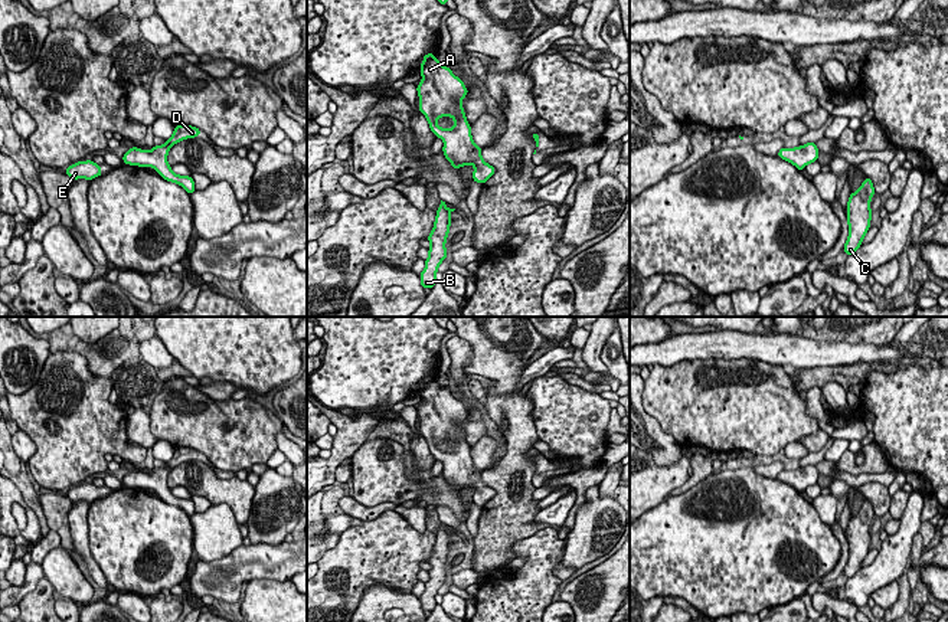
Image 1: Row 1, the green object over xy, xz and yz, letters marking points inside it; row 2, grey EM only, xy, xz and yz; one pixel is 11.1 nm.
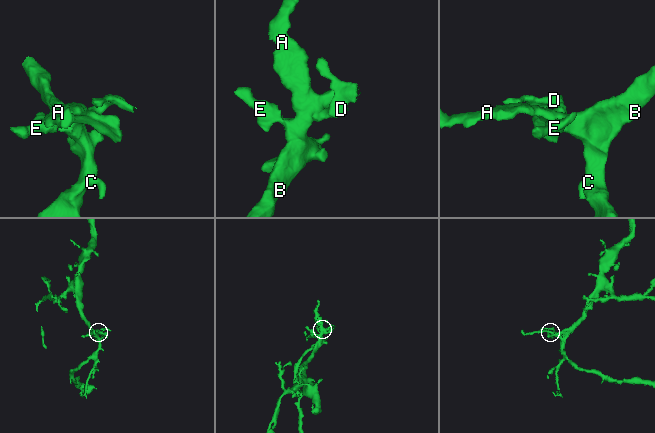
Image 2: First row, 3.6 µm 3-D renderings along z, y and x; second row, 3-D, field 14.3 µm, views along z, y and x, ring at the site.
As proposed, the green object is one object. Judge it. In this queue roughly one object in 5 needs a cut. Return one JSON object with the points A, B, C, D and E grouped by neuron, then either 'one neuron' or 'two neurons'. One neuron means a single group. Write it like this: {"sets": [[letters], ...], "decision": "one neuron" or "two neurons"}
{"sets": [["A", "B", "C", "D", "E"]], "decision": "one neuron"}

